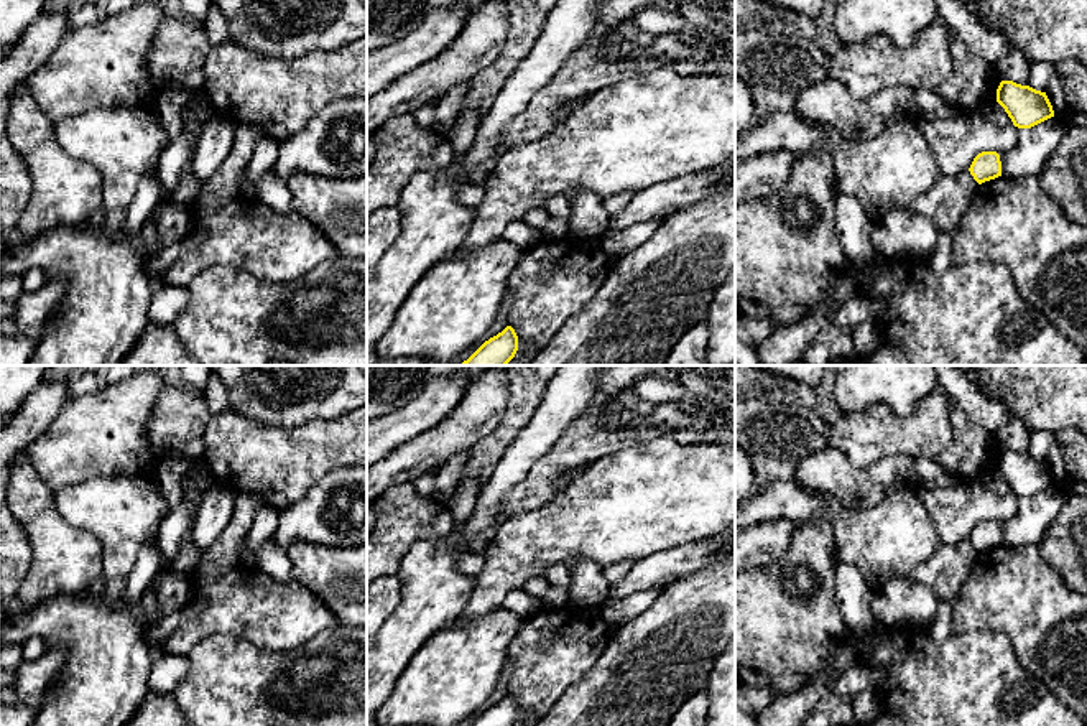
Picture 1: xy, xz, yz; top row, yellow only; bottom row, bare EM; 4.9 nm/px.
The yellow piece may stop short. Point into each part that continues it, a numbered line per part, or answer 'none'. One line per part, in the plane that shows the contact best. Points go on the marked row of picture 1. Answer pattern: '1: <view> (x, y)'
none

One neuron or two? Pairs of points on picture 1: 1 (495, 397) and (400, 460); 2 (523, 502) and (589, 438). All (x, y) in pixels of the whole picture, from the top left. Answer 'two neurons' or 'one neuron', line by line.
1: one neuron
2: one neuron

